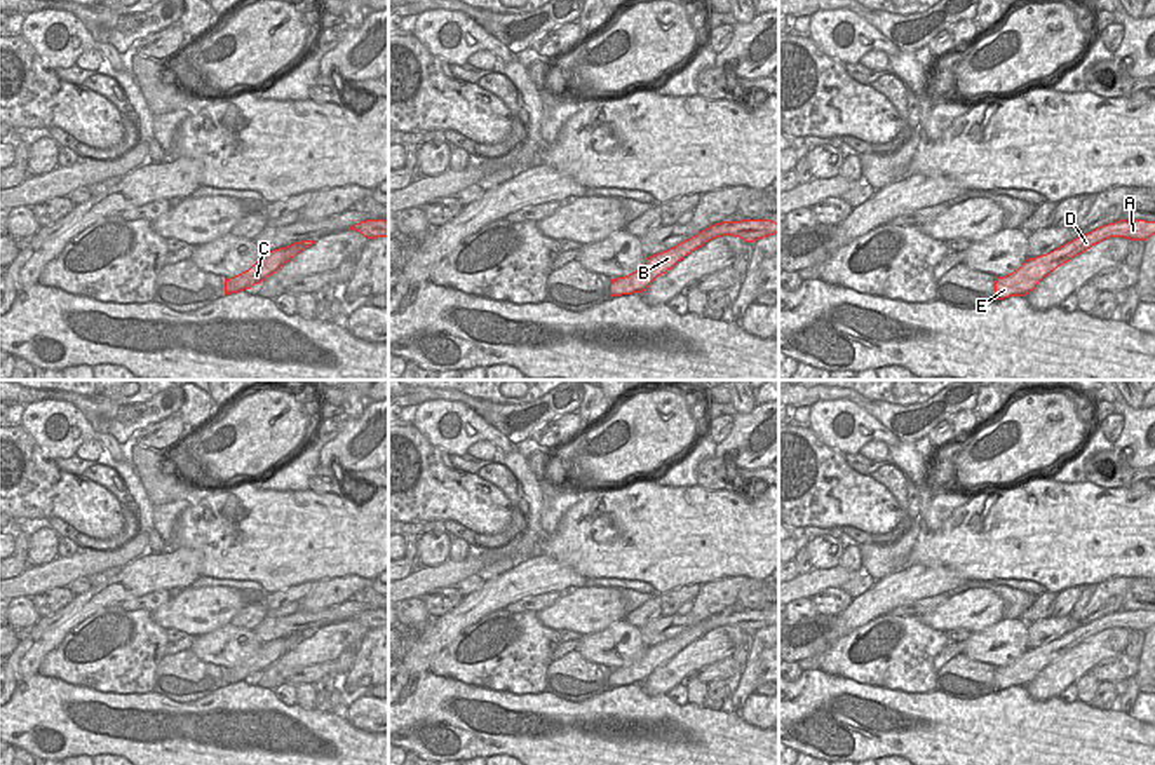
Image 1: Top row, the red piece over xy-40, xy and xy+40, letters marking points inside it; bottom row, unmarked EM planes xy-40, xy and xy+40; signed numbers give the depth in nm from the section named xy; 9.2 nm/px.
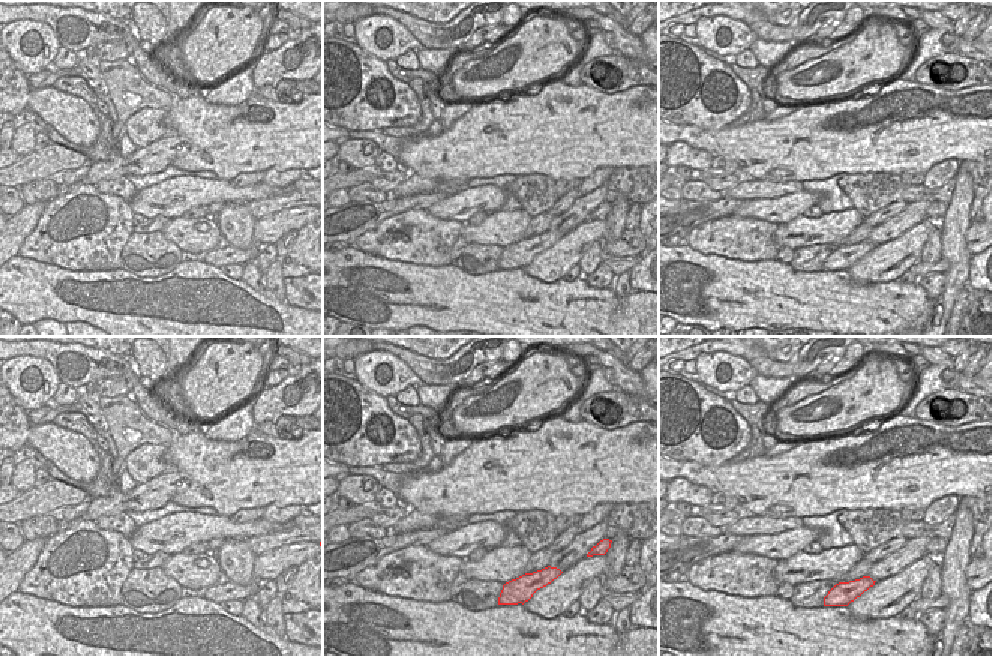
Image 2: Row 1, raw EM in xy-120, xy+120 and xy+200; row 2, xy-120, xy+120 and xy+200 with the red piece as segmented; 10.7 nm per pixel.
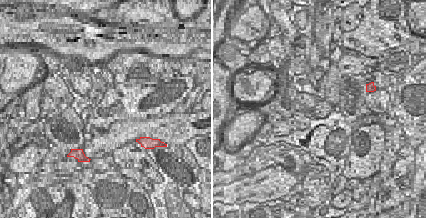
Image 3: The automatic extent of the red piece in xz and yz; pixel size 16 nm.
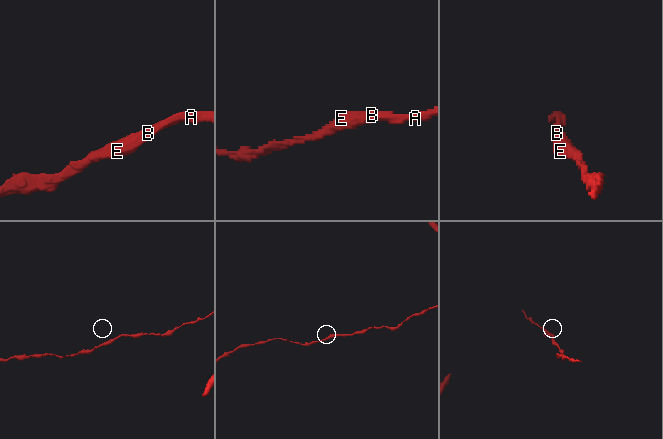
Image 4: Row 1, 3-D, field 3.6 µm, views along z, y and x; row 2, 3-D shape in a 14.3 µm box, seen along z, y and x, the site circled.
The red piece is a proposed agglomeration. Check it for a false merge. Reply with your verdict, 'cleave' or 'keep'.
keep

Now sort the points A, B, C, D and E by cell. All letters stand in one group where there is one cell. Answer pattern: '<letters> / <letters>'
A B C D E

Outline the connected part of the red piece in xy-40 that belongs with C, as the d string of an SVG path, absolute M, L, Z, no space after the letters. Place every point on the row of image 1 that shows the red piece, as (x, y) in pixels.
M315 240L293 242L287 247L279 247L261 254L261 258L249 270L225 279L225 294L251 289L254 284L260 284L268 275L275 274L286 261L294 258L300 251L314 242Z

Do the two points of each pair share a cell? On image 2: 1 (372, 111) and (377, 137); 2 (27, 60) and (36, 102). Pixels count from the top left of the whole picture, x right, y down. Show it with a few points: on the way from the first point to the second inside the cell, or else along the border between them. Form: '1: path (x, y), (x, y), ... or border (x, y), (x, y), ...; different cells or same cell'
1: border (350, 129), (381, 131); different cells
2: border (15, 65), (26, 75); different cells

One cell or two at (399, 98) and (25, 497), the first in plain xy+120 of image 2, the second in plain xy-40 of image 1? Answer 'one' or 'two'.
one

